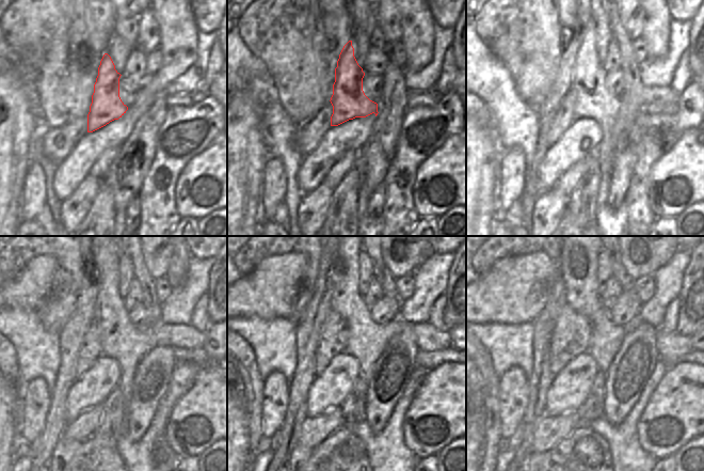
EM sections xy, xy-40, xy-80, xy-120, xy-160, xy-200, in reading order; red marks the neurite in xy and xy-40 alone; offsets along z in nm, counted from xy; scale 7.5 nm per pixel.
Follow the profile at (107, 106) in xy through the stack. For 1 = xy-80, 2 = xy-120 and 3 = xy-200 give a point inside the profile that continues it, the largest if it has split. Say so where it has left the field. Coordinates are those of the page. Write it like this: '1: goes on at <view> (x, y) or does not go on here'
1: goes on at xy-80 (593, 99)
2: goes on at xy-120 (122, 341)
3: goes on at xy-200 (578, 258)

